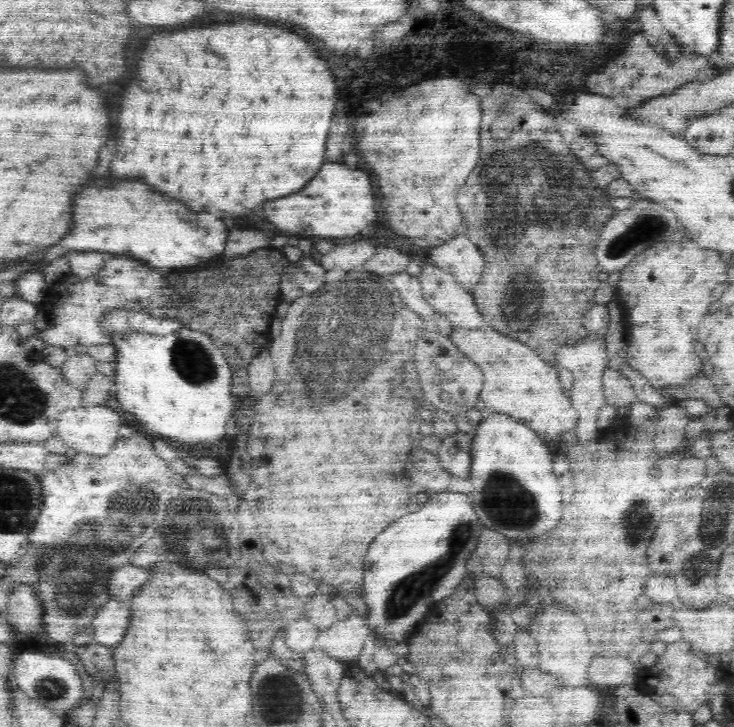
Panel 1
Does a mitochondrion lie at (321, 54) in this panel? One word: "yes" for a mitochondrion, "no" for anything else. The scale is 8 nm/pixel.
no

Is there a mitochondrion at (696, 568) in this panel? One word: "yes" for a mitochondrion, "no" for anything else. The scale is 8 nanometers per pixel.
yes

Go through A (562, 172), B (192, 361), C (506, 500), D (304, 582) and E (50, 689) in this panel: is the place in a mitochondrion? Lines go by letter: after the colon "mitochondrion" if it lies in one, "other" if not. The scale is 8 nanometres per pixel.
A: mitochondrion
B: mitochondrion
C: mitochondrion
D: other
E: mitochondrion

